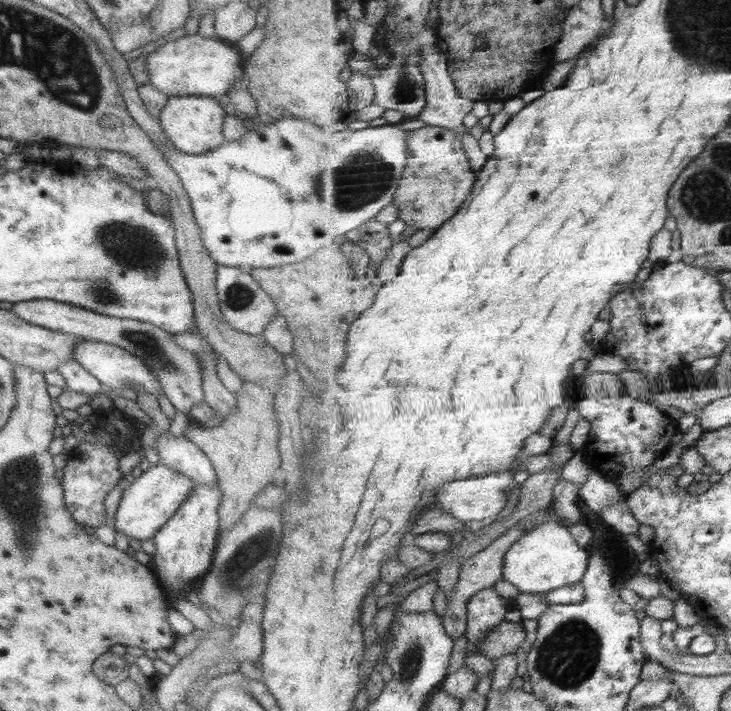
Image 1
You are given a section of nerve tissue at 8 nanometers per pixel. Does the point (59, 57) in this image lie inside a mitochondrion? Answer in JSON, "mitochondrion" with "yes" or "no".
{"mitochondrion":"yes"}

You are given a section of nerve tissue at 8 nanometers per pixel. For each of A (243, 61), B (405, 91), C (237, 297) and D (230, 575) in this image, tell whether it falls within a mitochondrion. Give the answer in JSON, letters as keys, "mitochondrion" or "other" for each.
{"A":"other","B":"mitochondrion","C":"mitochondrion","D":"mitochondrion"}

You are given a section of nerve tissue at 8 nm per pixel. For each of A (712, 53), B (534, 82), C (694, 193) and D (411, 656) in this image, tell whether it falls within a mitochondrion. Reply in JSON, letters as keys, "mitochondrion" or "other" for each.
{"A":"mitochondrion","B":"other","C":"mitochondrion","D":"mitochondrion"}

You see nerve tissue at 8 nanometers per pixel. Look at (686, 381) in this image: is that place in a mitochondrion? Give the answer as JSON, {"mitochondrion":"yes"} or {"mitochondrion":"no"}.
{"mitochondrion":"yes"}

